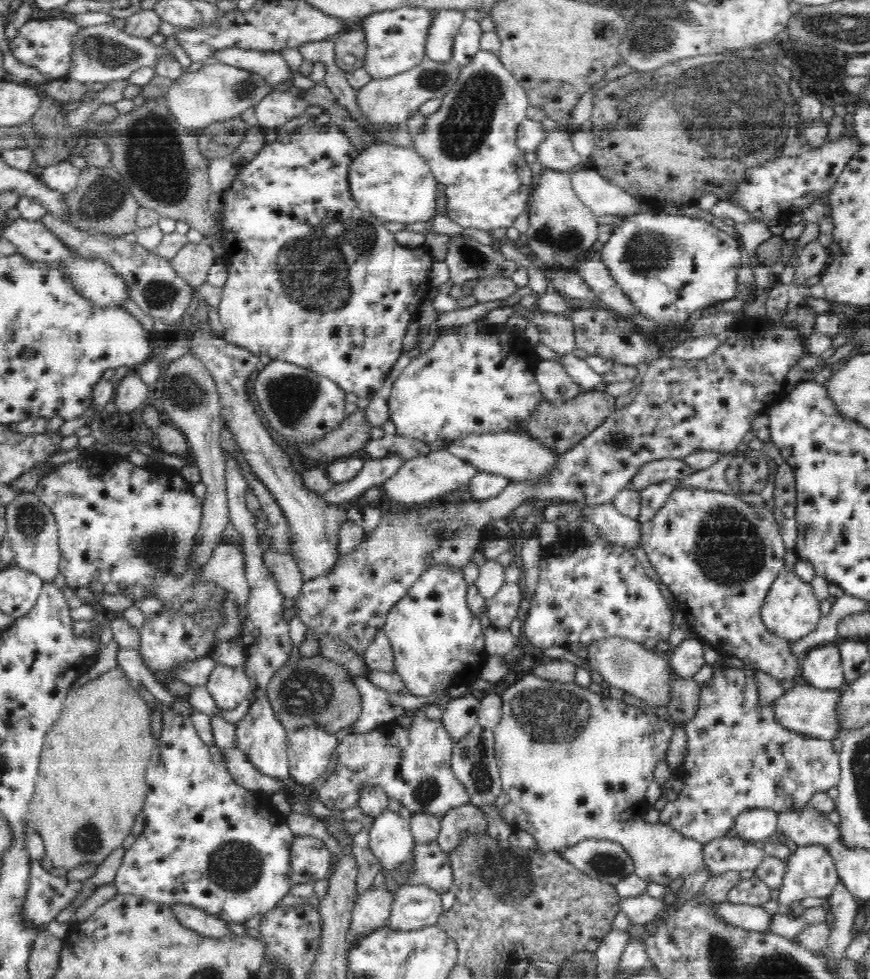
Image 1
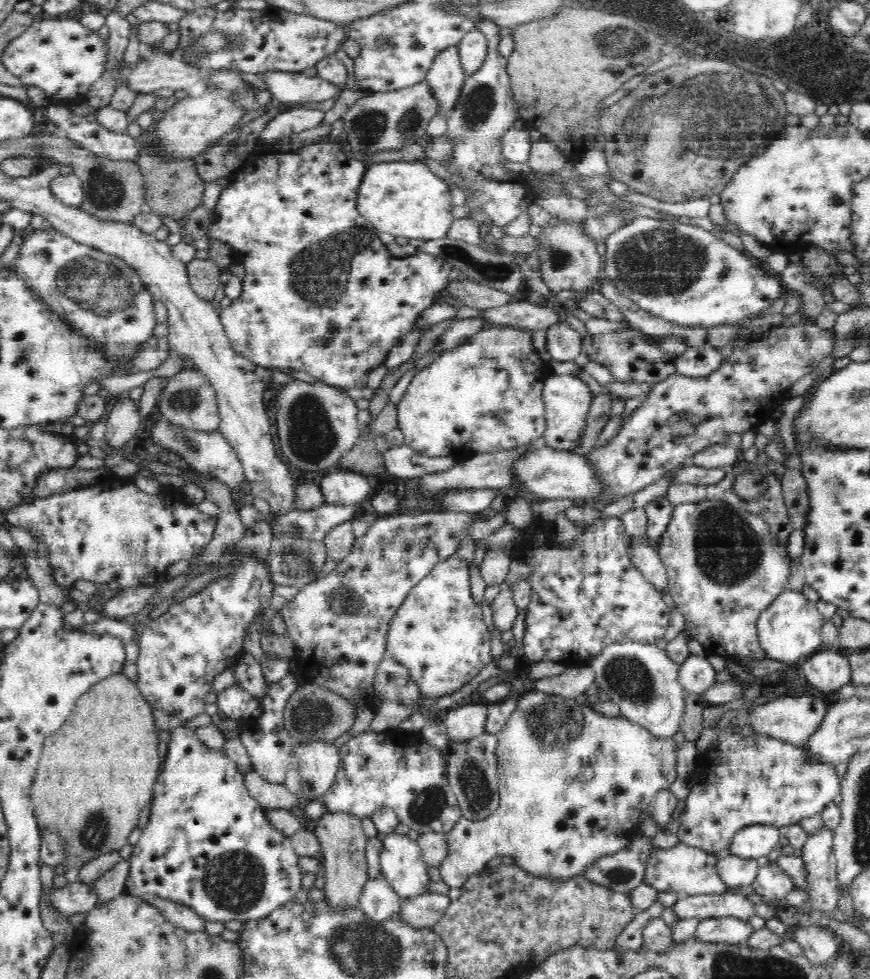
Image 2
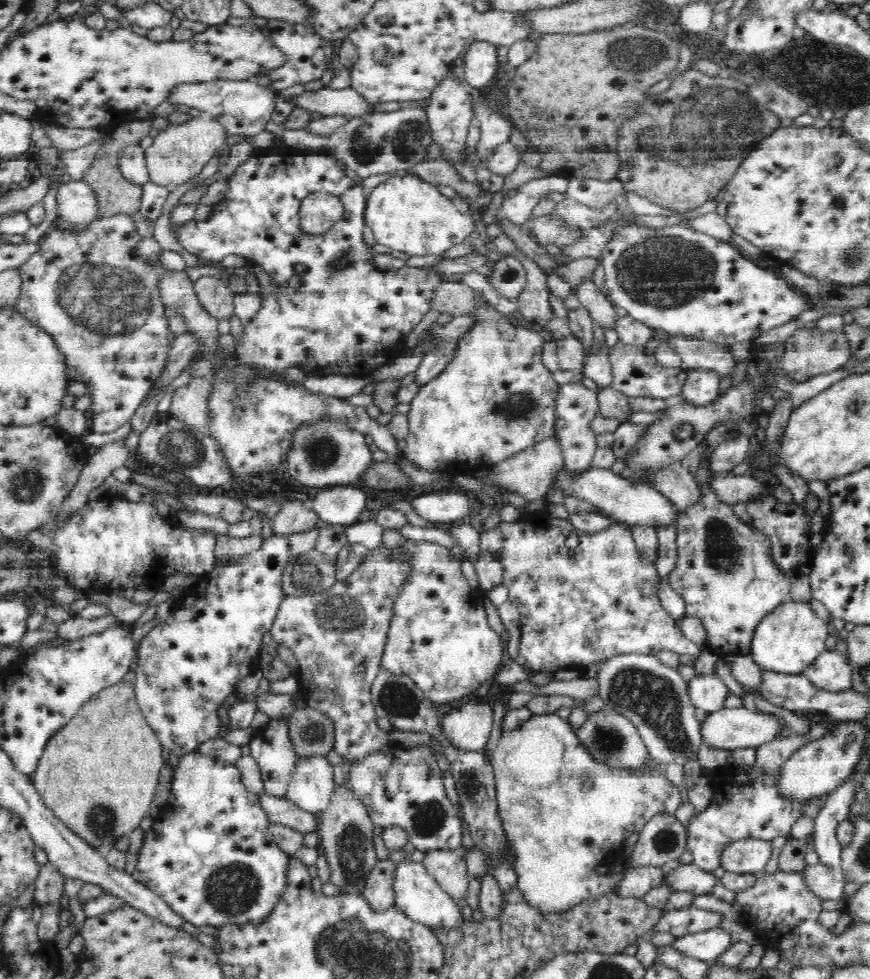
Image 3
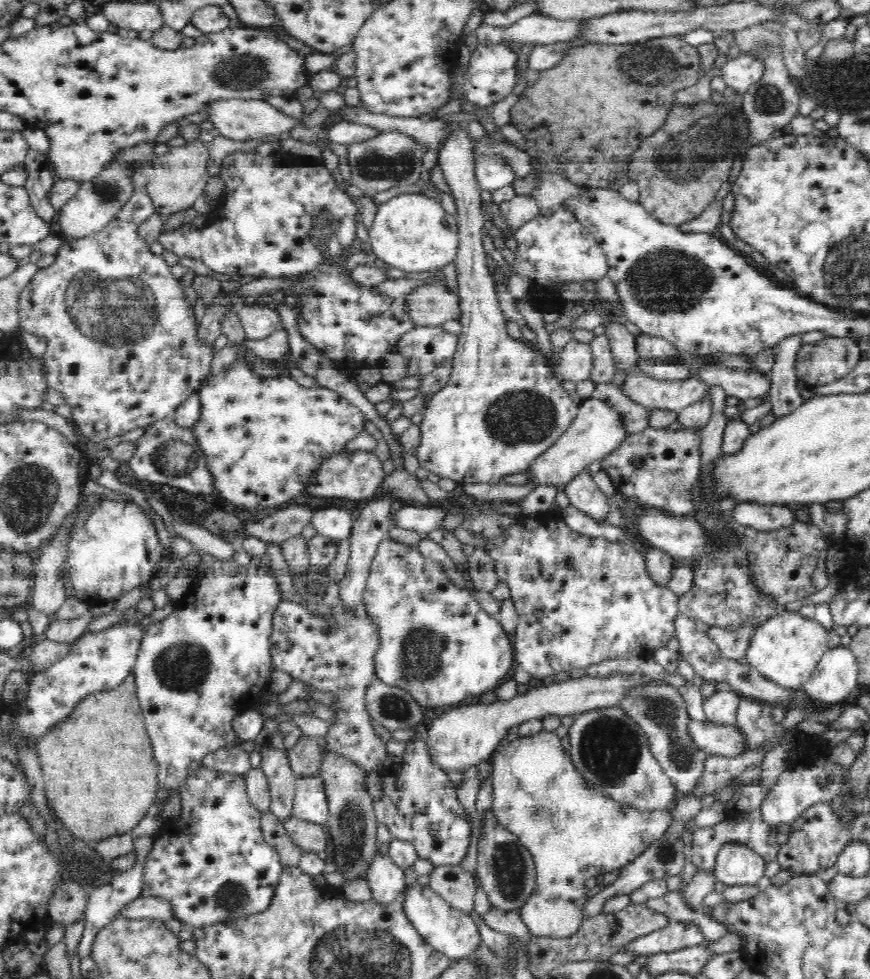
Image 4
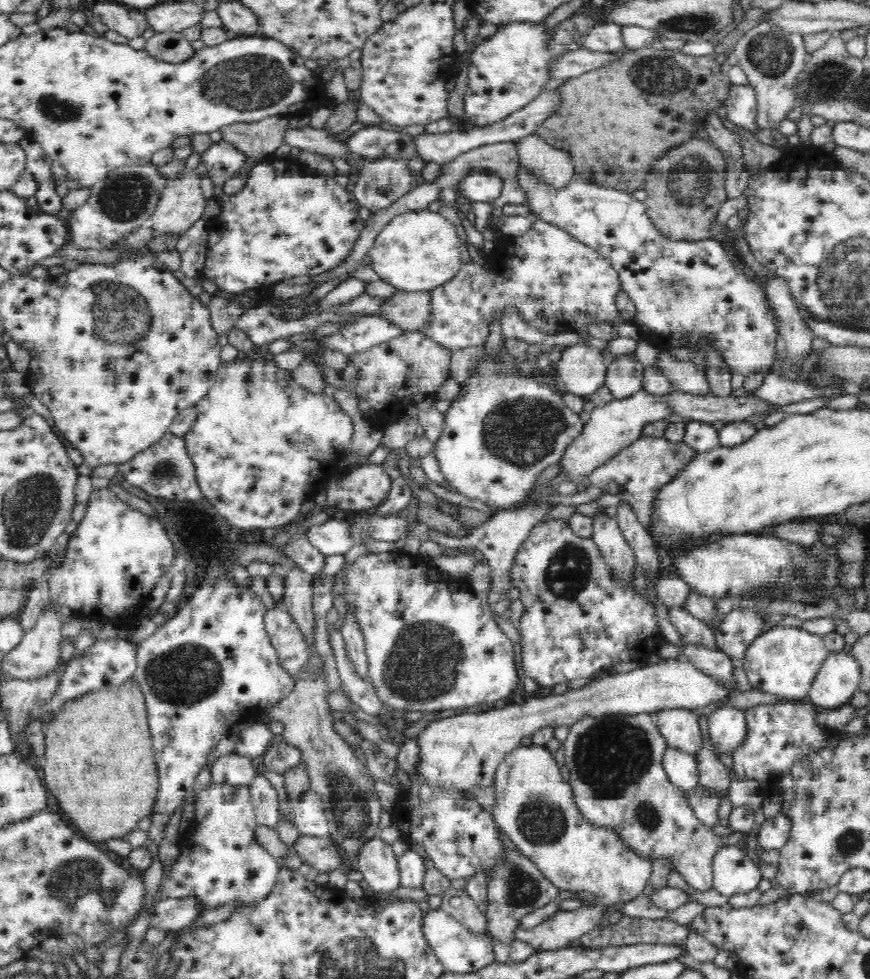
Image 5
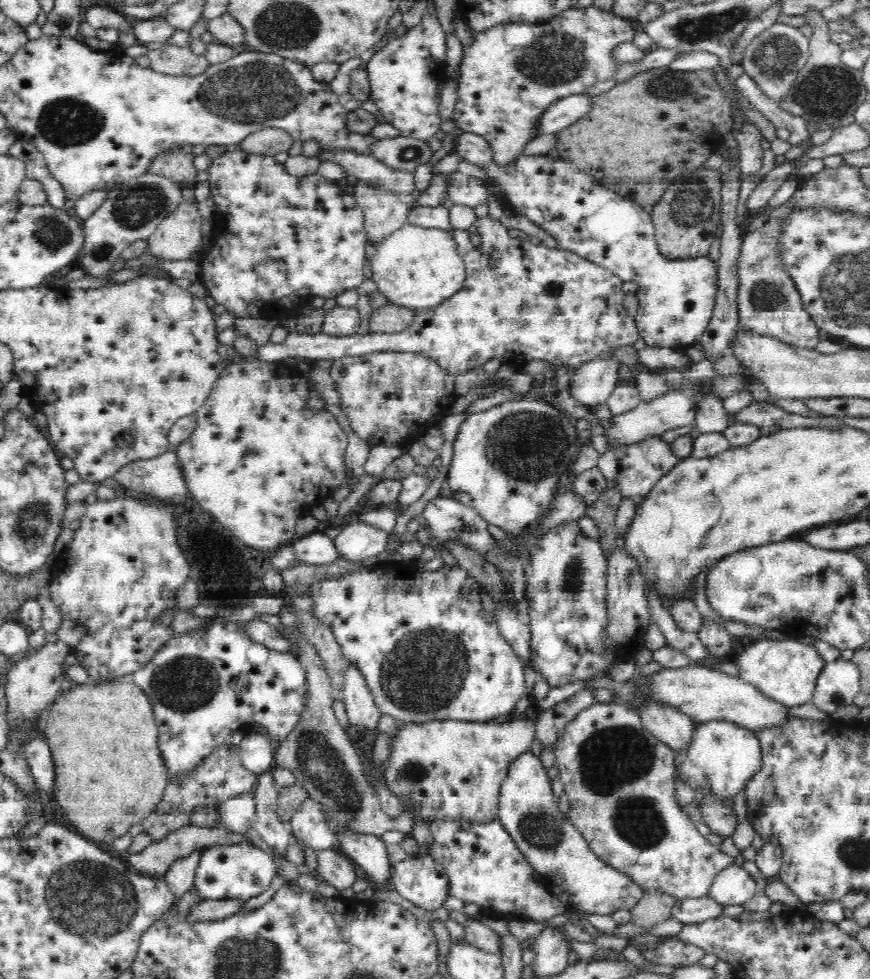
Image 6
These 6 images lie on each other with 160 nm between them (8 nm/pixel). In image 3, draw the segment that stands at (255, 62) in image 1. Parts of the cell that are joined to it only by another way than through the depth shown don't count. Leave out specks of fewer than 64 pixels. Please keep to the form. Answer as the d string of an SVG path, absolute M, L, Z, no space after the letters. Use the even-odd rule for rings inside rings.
M324 86L314 91L305 90L298 96L291 96L291 100L296 107L324 116L364 118L374 114L370 103L351 86L343 89Z

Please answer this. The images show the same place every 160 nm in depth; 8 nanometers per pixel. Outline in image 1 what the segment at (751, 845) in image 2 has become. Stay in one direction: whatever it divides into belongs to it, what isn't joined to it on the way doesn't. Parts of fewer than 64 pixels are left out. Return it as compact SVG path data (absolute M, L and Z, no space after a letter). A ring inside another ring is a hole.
M748 809L735 818L736 832L738 837L750 843L764 842L776 837L779 832L777 826L778 813L770 809Z

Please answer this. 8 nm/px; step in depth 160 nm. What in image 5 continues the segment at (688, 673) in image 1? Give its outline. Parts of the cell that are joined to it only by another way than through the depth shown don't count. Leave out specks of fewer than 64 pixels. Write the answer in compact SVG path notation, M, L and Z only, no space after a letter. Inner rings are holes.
M723 706L708 714L708 734L720 752L738 750L747 741L748 726L744 711Z

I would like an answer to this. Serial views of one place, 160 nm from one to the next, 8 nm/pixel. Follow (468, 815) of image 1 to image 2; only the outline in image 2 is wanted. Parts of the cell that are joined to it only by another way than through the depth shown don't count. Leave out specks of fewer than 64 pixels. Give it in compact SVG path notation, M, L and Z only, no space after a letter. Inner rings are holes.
M536 689L526 691L517 704L504 728L495 735L498 808L484 820L470 821L462 815L455 828L445 833L447 858L440 868L440 876L451 888L461 888L468 878L483 873L490 858L506 854L516 858L517 868L536 878L549 878L550 882L584 878L585 870L592 867L599 856L616 852L616 840L624 840L618 848L629 844L630 839L626 840L622 834L639 826L655 794L660 789L669 789L678 779L676 742L672 738L653 736L622 714L608 718L588 707L587 703L580 705L575 698L550 695ZM684 843L666 849L652 847L646 861L644 884L658 891L676 892L679 895L722 894L727 891L727 885L718 875L716 863L716 856Z

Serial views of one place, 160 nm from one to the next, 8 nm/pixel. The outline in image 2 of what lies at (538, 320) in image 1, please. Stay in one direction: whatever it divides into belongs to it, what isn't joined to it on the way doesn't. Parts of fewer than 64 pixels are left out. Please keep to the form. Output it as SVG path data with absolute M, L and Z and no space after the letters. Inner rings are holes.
M564 319L546 329L546 348L558 362L574 361L581 354L582 337Z

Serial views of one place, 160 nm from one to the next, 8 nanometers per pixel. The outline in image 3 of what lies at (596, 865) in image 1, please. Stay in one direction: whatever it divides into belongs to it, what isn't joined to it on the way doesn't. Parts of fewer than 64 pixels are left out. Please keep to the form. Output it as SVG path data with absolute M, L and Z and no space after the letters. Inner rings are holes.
M625 866L617 877L620 884L616 892L622 897L643 898L651 888L661 886L664 880L662 868Z

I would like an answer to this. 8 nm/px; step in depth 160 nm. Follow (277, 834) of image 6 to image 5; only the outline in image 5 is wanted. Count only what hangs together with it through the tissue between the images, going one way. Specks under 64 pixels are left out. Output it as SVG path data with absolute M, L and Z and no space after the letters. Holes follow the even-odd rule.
M257 774L252 779L248 789L251 794L257 825L264 825L277 830L279 820L282 818L280 818L280 810L278 809L280 802L276 788L270 785L270 781L264 775Z

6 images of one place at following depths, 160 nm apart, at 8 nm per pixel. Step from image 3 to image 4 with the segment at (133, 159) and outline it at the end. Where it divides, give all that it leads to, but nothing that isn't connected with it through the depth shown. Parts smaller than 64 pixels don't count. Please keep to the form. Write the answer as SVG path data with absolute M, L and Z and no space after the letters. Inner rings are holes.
M134 162L134 166L128 168L128 172L132 174L134 184L137 184L136 190L134 190L134 200L126 203L106 228L92 233L90 237L75 239L62 237L63 244L62 248L58 250L58 254L55 255L56 262L52 266L48 266L48 268L39 268L26 285L26 288L21 290L18 302L19 326L38 337L44 336L47 340L47 349L43 355L44 366L46 366L46 372L48 372L48 380L46 381L48 381L52 390L62 392L64 398L66 398L66 402L72 404L71 413L72 420L76 424L75 428L78 428L86 436L86 440L94 440L94 442L102 442L106 438L114 438L118 434L126 434L126 432L130 432L134 428L148 426L148 424L152 424L156 420L170 417L172 412L180 408L188 398L200 390L200 380L204 376L210 376L208 368L210 368L210 362L214 358L214 348L206 346L197 337L199 324L194 321L193 307L184 298L184 291L182 285L178 282L179 280L172 275L171 268L166 263L166 260L162 256L158 256L158 254L153 254L150 251L150 244L138 235L140 224L155 213L155 208L152 200L149 198L146 184L151 172L149 163Z

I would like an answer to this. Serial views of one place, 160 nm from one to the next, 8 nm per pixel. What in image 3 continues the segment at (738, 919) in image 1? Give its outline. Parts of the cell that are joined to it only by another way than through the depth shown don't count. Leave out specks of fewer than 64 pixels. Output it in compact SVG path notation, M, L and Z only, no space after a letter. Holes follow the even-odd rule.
M716 927L677 938L672 942L674 949L686 953L688 957L712 963L736 941L735 936Z

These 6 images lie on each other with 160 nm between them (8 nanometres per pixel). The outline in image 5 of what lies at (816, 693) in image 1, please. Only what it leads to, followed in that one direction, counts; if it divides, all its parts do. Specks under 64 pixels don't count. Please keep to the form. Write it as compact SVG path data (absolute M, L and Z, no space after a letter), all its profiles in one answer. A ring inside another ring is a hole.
M684 709L656 712L658 729L667 741L668 747L693 755L699 753L703 746L698 719L692 711Z

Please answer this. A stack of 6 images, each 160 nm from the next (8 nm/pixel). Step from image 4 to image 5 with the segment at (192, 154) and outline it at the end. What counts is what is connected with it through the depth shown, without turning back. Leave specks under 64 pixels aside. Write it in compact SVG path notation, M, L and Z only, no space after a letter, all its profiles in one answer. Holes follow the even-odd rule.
M186 167L178 178L166 179L149 221L154 237L172 233L180 238L204 214L206 203L196 170Z

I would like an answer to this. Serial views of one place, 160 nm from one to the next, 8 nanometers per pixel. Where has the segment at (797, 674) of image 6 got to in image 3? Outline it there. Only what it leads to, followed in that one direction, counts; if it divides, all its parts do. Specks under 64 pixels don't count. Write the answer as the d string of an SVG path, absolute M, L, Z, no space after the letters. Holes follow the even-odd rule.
M790 598L759 623L748 656L765 671L788 675L803 674L804 670L812 666L816 658L826 651L828 629L829 626L818 616L812 604L794 602Z

